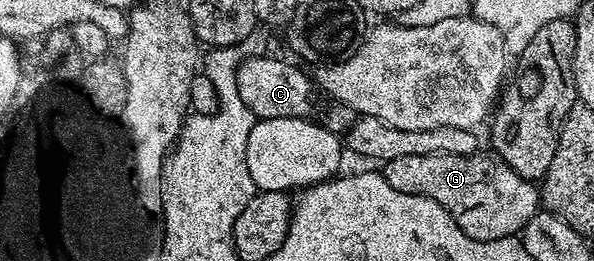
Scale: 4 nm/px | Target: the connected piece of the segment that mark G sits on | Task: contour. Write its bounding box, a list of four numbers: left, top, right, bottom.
[380,153,540,241]

